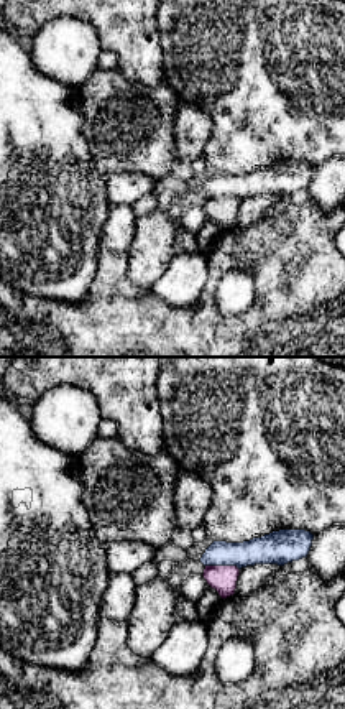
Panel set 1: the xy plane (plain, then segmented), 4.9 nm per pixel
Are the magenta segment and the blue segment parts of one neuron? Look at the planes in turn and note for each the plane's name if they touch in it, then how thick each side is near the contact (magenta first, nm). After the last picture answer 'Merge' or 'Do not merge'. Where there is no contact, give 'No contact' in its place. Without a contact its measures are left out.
Touches magenta in xy. Thickness 130 nm (magenta) against 140 nm

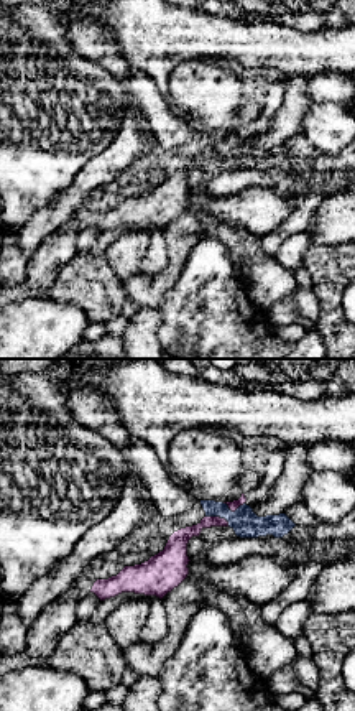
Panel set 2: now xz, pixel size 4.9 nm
Touches magenta in xz. Thickness 100 nm (magenta) against 140 nm

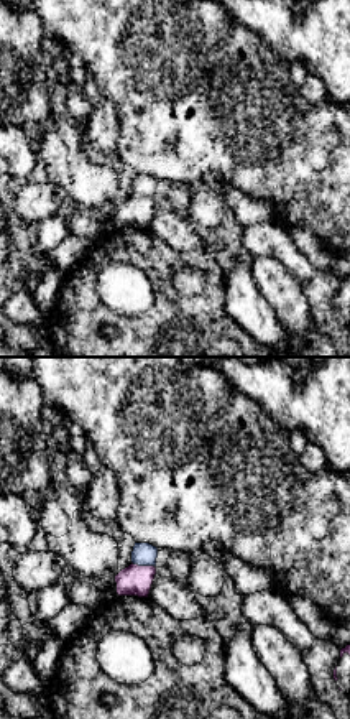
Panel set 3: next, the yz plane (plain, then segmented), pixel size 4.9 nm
Touches magenta in yz. Thickness 150 nm (magenta) against 110 nm

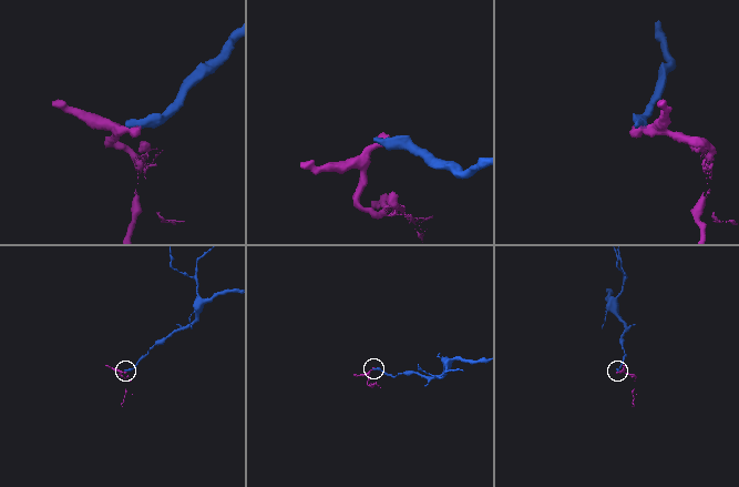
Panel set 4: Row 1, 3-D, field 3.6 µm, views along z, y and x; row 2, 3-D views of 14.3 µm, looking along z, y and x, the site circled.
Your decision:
Do not merge

